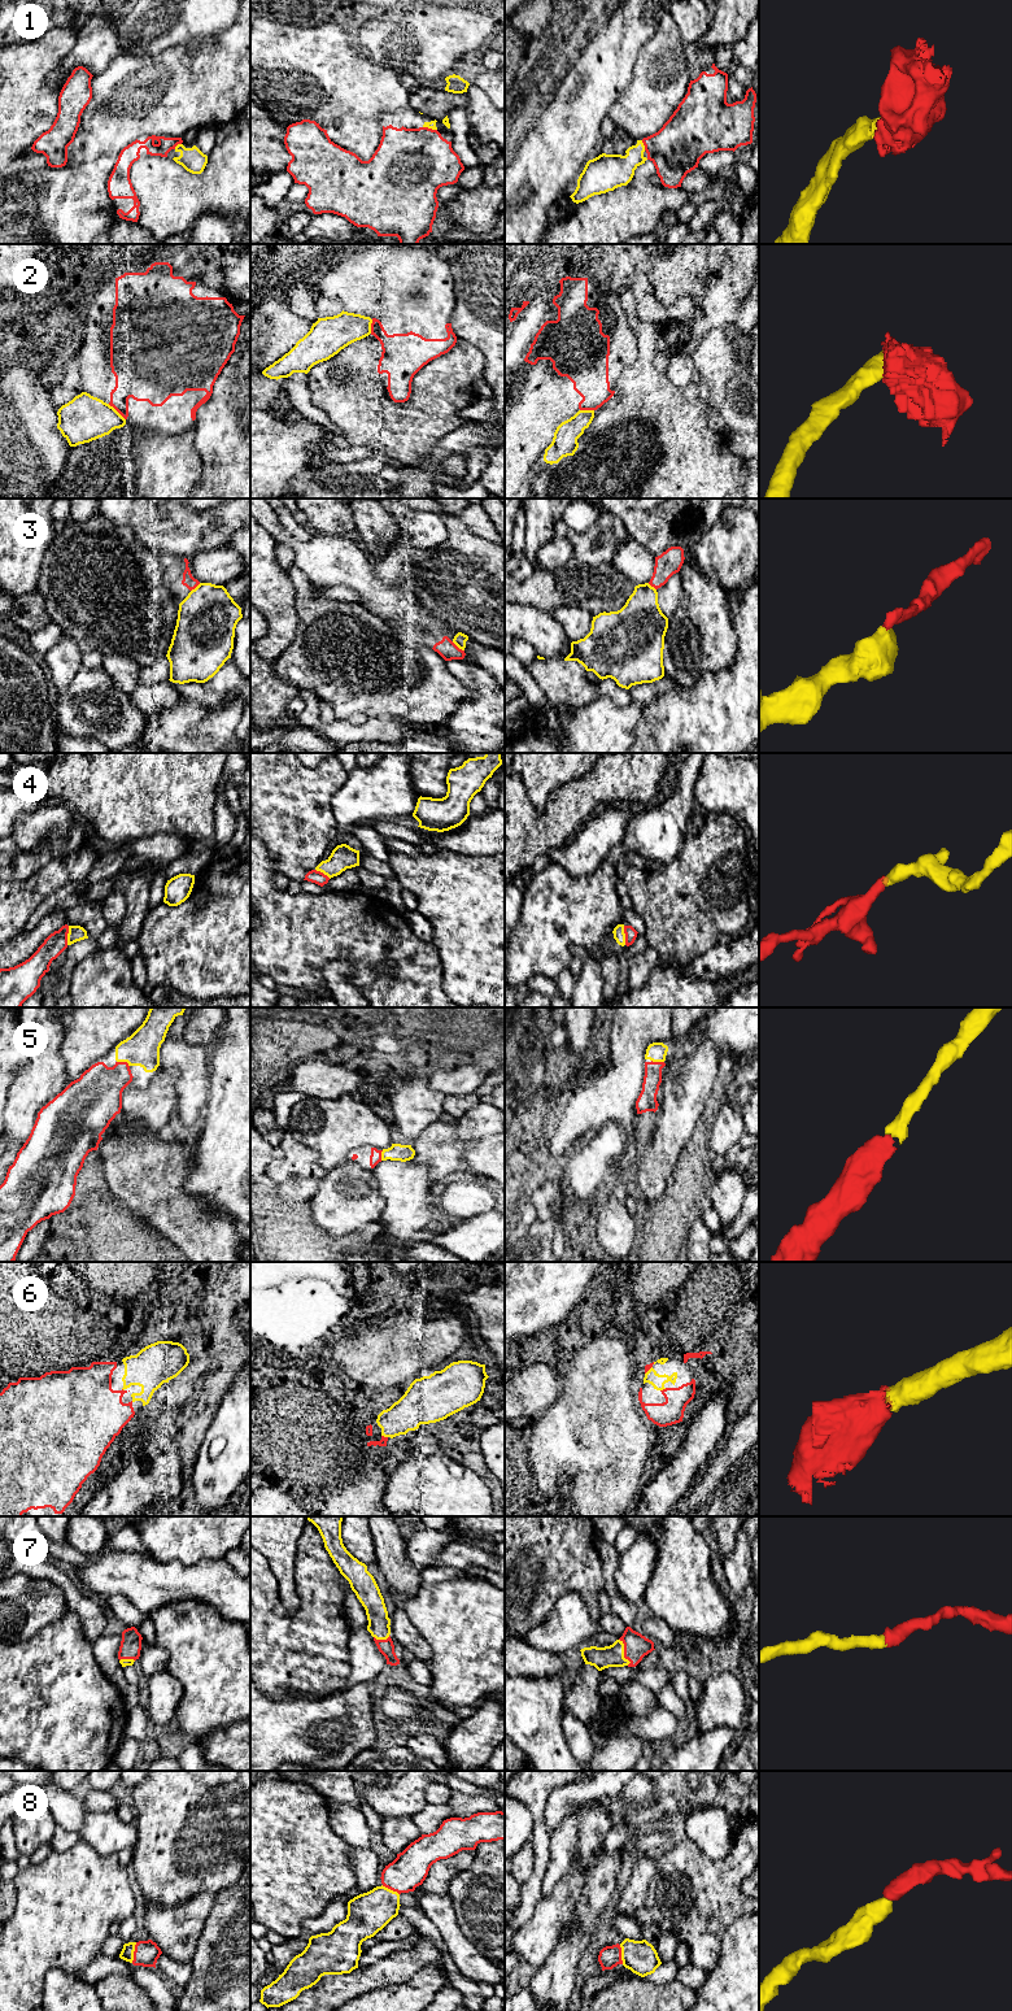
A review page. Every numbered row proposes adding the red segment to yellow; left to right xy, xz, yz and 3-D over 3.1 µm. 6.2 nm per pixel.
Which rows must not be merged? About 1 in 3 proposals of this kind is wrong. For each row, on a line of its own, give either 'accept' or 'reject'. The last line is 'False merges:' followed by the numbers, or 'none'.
1: accept
2: reject
3: reject
4: accept
5: accept
6: accept
7: accept
8: accept
False merges: 2, 3

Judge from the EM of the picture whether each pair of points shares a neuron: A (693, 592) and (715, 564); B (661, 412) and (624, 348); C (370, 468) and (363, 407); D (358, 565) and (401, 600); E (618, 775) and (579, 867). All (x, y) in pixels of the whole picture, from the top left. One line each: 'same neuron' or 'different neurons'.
A: different neurons
B: different neurons
C: different neurons
D: same neuron
E: different neurons

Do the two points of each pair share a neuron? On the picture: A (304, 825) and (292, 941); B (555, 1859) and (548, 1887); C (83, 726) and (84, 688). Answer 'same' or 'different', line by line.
A: different
B: same
C: same

